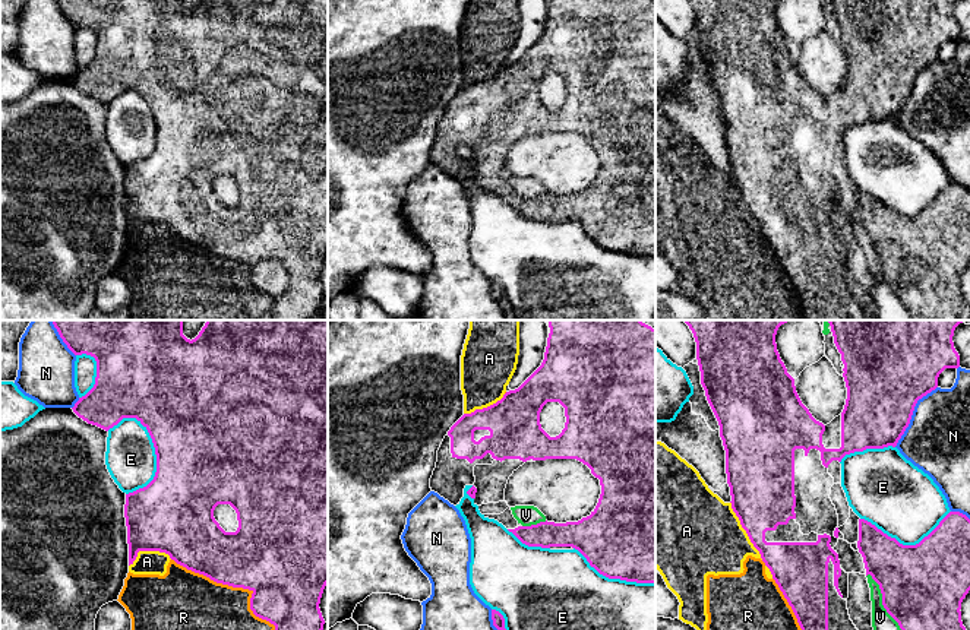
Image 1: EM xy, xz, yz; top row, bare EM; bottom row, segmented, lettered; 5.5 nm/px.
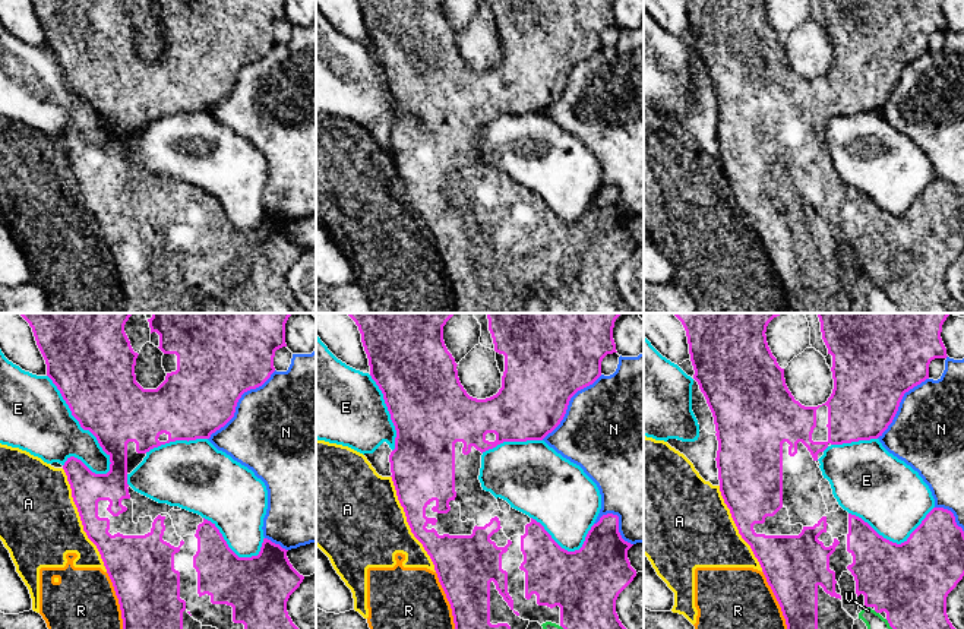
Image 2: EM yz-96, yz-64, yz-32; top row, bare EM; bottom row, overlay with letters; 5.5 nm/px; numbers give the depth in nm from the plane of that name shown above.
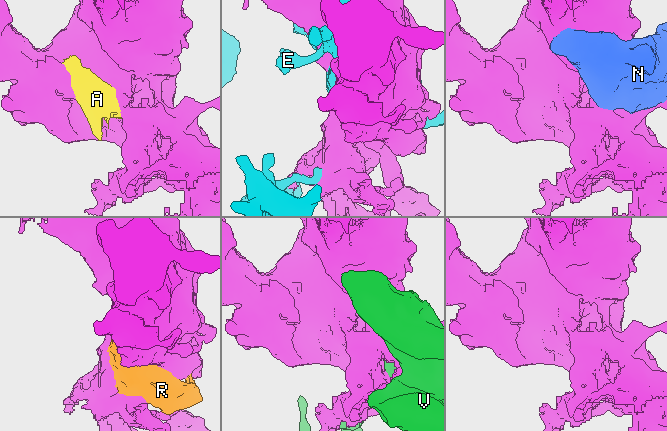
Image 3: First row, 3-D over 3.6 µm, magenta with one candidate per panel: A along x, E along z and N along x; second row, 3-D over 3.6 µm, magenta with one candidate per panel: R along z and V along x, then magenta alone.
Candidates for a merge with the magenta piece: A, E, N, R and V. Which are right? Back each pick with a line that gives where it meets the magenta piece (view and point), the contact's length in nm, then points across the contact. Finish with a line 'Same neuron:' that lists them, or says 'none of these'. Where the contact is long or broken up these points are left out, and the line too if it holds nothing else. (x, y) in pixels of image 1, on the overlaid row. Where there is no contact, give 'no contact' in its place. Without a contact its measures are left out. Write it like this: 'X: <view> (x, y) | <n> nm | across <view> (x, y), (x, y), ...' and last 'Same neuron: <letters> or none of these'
Same neuron: none of these

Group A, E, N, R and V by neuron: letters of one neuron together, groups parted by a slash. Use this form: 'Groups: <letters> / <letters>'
Groups: A R / E / N / V

